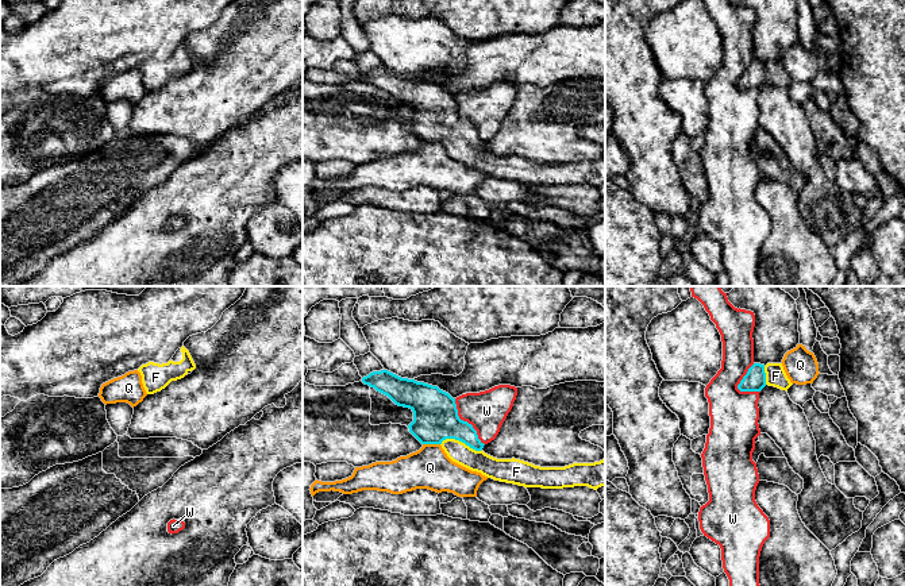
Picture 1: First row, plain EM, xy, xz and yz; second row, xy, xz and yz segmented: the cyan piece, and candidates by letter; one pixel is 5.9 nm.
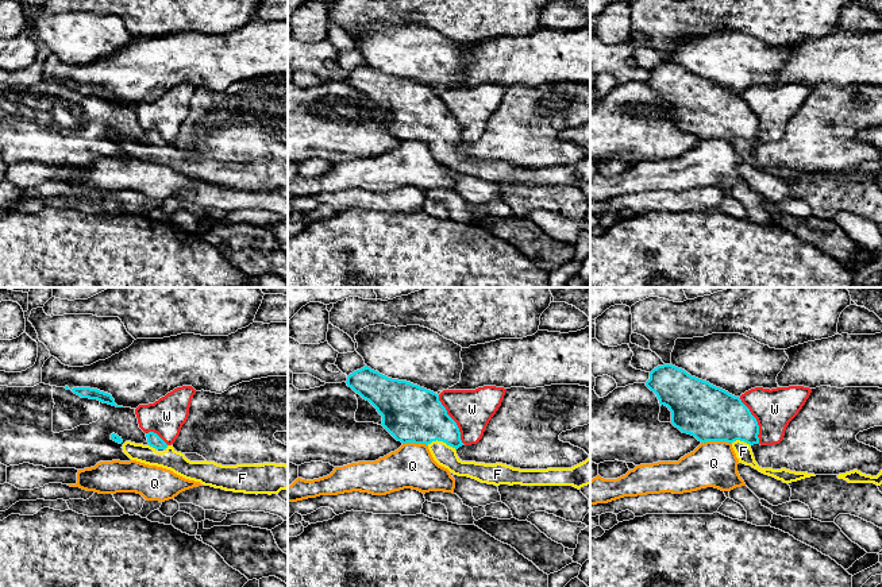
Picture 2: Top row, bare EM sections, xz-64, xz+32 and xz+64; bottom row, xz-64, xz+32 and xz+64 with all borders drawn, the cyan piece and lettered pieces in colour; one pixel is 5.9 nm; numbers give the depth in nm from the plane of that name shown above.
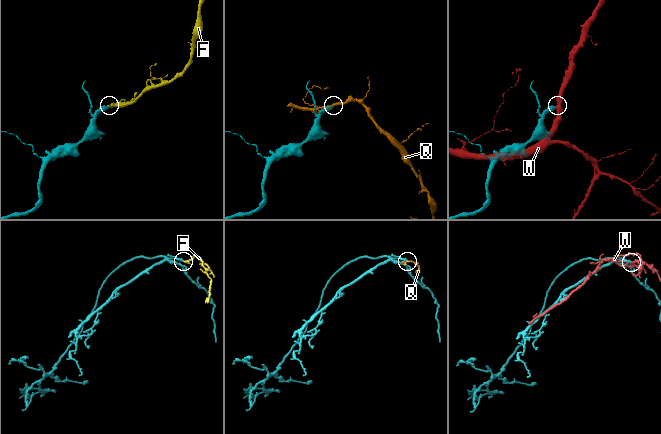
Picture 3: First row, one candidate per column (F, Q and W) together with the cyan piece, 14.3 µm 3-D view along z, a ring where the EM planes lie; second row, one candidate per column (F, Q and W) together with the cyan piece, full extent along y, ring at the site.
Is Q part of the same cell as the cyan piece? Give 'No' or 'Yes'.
No

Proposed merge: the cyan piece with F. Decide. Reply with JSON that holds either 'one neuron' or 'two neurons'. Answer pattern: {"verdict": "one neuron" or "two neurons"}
{"verdict": "one neuron"}

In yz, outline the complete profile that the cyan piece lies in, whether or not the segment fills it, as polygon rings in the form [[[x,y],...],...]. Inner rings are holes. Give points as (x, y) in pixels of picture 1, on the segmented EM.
[[[754,363],[743,377],[738,389],[740,392],[760,392],[766,385],[786,390],[793,385],[782,363]]]

